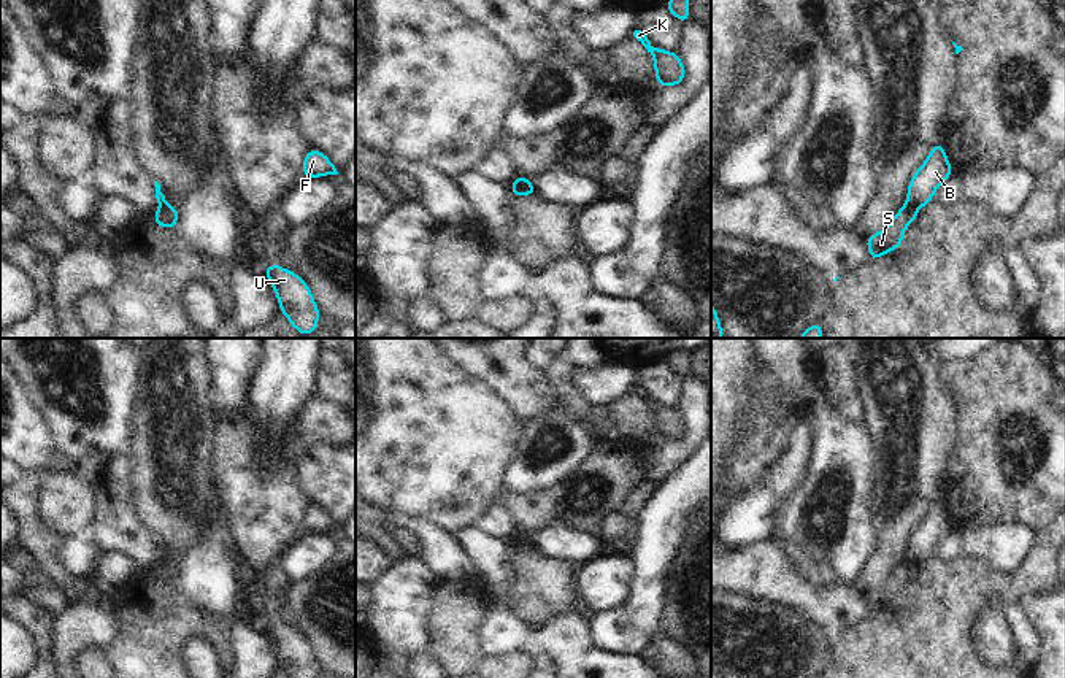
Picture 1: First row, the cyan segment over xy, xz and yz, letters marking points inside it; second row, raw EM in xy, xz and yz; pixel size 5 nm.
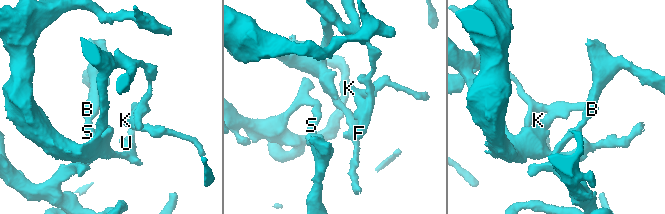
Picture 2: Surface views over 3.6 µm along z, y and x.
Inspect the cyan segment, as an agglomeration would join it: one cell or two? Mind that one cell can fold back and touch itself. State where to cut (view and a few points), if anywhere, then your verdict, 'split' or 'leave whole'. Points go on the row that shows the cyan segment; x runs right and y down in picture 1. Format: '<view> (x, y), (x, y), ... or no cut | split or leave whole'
yz (905, 204), (916, 210) | split

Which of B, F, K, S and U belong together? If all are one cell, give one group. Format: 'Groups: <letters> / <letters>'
Groups: B / F K S U

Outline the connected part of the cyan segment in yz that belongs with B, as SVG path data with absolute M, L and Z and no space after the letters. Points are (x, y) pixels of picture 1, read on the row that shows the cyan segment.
M936 141L922 165L913 173L908 183L905 205L921 210L933 200L940 184L951 178L952 167L943 149L941 141Z

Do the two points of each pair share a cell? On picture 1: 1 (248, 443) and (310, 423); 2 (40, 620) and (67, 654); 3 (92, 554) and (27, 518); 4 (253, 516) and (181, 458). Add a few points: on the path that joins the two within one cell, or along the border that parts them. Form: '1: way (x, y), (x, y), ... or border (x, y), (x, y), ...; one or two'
1: way (264, 445), (288, 445), (294, 439); one
2: border (51, 616), (51, 651), (54, 661); two
3: border (61, 537), (56, 559), (72, 575); two
4: border (213, 445), (211, 483); two

